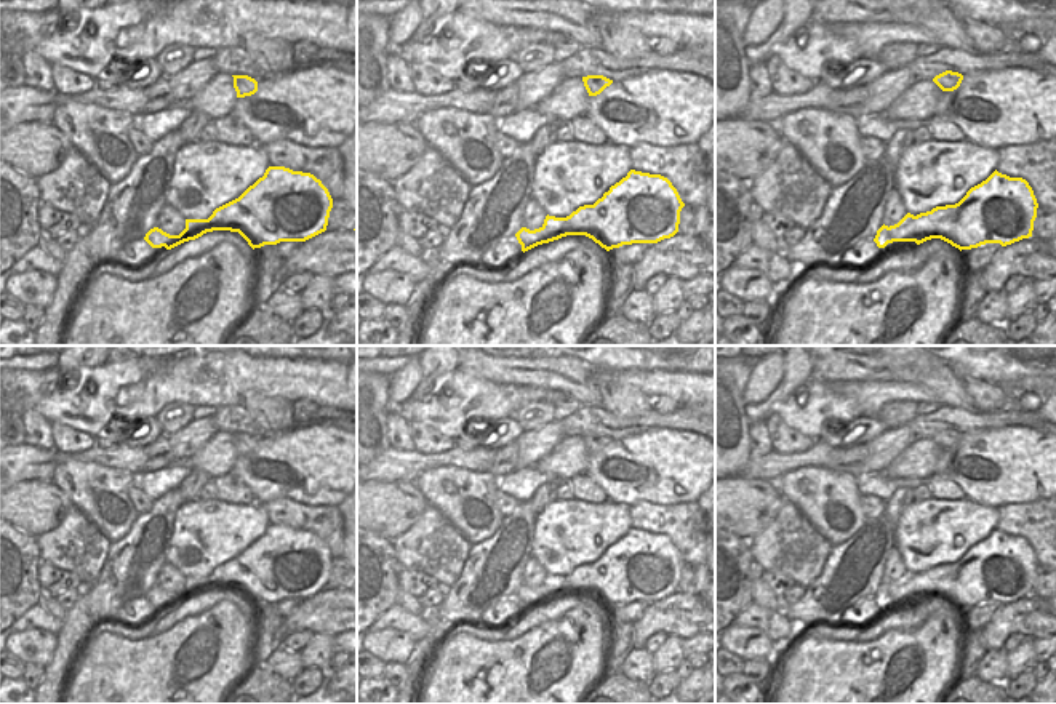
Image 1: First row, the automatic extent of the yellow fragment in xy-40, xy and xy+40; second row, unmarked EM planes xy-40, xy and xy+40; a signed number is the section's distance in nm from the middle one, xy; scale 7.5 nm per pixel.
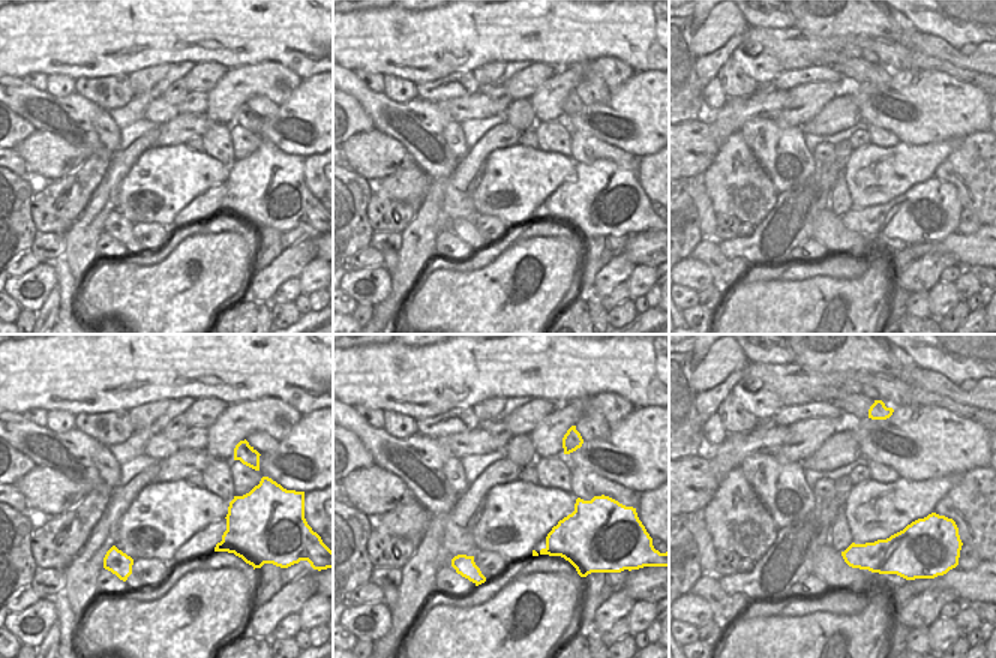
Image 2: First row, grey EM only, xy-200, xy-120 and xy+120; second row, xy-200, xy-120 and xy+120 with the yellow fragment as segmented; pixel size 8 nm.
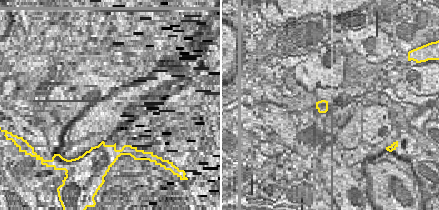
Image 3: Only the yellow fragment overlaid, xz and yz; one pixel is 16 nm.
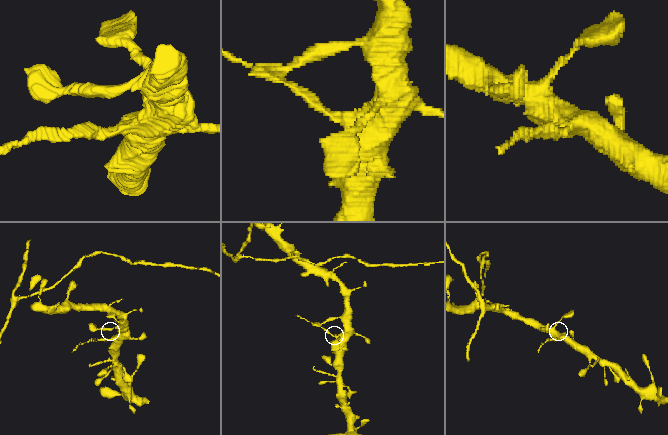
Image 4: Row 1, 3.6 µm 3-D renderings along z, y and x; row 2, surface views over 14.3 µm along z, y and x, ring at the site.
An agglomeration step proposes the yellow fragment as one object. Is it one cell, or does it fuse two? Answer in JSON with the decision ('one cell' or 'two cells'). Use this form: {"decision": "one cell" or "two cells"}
{"decision": "two cells"}

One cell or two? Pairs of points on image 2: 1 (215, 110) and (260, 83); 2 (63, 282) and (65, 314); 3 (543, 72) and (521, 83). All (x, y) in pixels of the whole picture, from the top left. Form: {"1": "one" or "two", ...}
{"1": "one", "2": "one", "3": "one"}

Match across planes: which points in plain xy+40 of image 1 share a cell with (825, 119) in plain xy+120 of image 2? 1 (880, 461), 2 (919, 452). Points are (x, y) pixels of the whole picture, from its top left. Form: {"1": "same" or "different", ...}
{"1": "different", "2": "same"}

